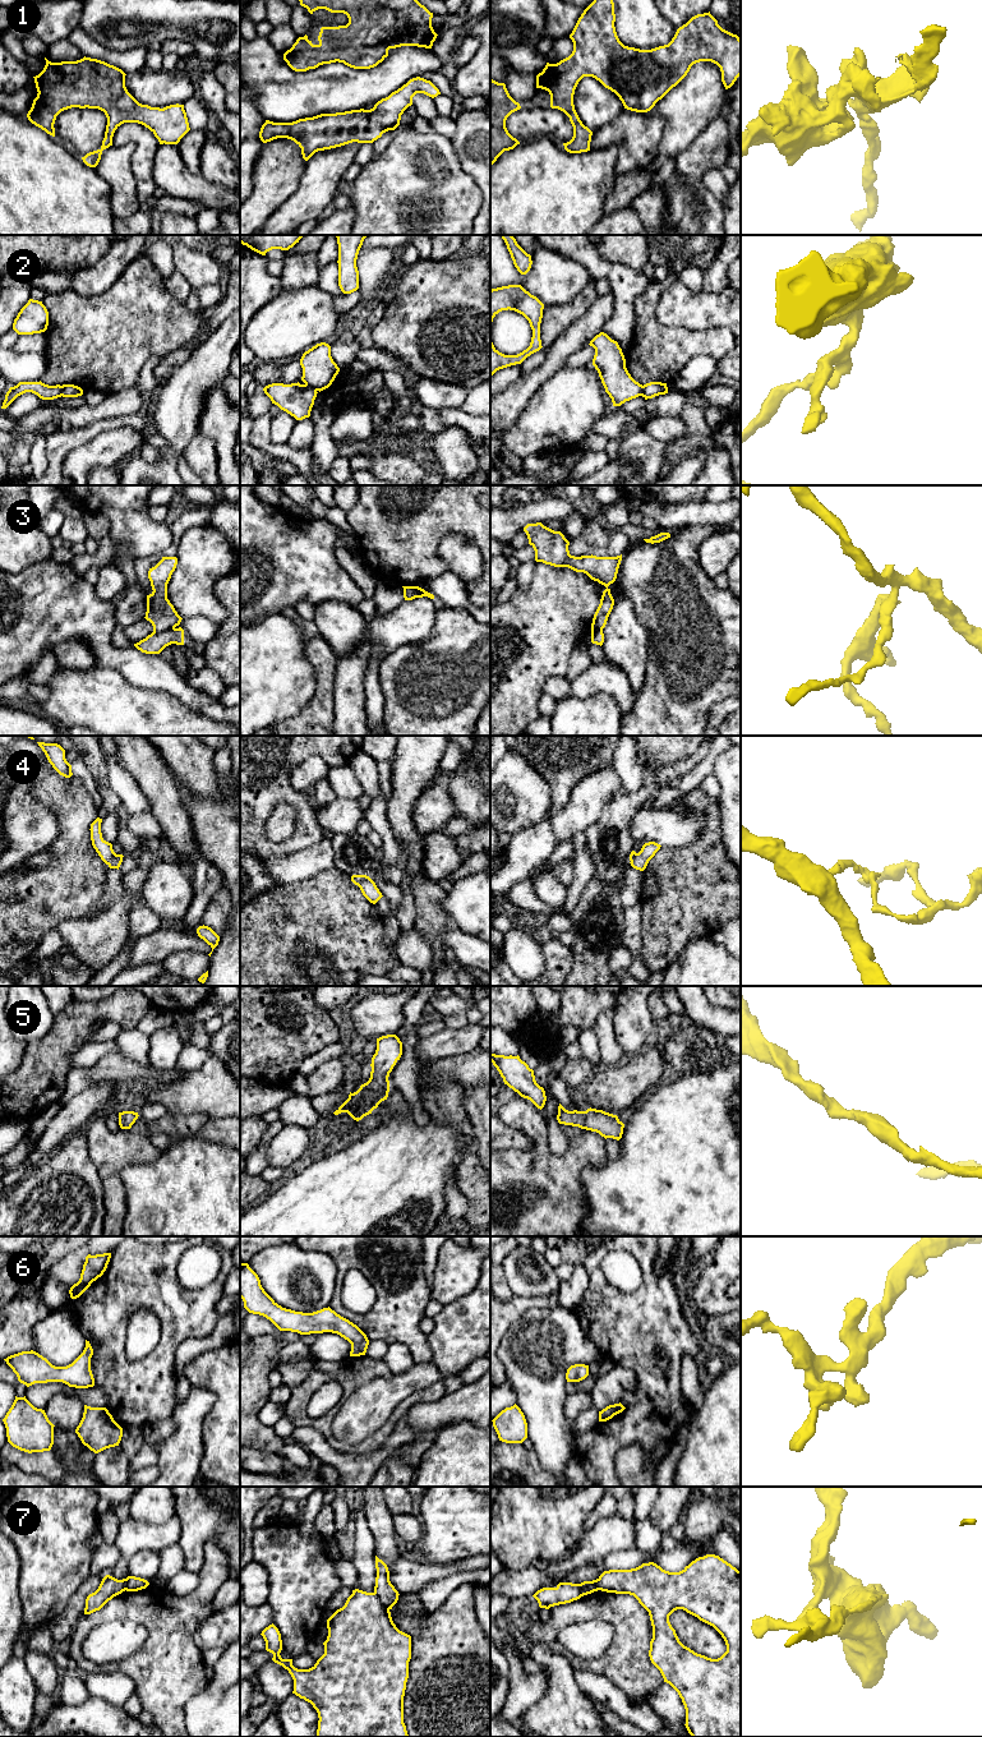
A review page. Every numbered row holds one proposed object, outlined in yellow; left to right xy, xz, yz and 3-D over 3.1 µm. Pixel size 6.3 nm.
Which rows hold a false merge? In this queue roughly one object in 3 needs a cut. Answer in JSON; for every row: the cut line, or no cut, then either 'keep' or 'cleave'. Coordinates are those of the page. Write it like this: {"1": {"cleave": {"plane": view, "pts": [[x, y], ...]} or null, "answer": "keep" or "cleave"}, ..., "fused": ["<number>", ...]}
{"1": {"cleave": null, "answer": "keep"}, "2": {"cleave": {"plane": "xz", "pts": [[305, 383], [316, 391]]}, "answer": "cleave"}, "3": {"cleave": {"plane": "xy", "pts": [[174, 627], [166, 631], [153, 631]]}, "answer": "cleave"}, "4": {"cleave": {"plane": "xz", "pts": [[368, 876], [358, 885]]}, "answer": "cleave"}, "5": {"cleave": null, "answer": "keep"}, "6": {"cleave": null, "answer": "keep"}, "7": {"cleave": {"plane": "xz", "pts": [[373, 1593], [388, 1609]]}, "answer": "cleave"}, "fused": ["2", "3", "4", "7"]}

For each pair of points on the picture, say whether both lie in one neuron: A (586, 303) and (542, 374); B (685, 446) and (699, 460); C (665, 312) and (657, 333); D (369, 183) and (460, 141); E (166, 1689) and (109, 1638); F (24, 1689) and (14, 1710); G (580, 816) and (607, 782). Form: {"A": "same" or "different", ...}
{"A": "different", "B": "different", "C": "different", "D": "different", "E": "different", "F": "same", "G": "same"}

